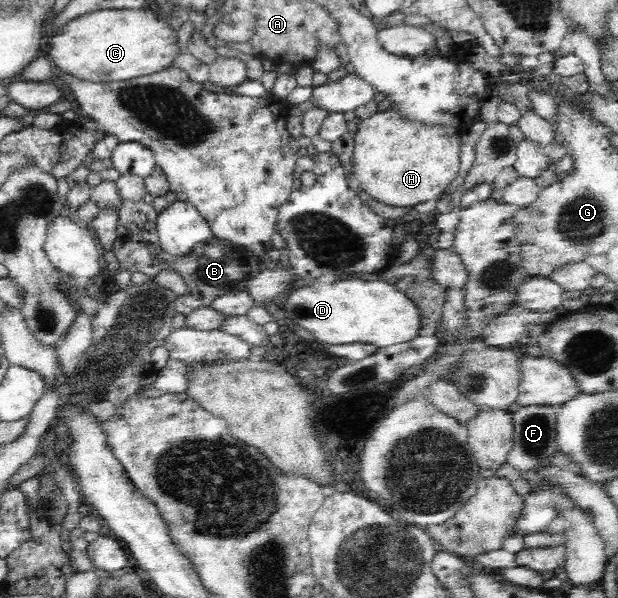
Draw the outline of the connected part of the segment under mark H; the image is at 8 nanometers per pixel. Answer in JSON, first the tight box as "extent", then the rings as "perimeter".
{"extent":[351,110,461,207],"perimeter":[[[378,110],[368,118],[360,121],[354,136],[354,149],[351,158],[352,170],[361,189],[366,194],[390,207],[414,207],[420,203],[438,200],[450,182],[457,177],[460,169],[461,135],[453,129],[443,127],[421,127],[401,121],[397,111]]]}

